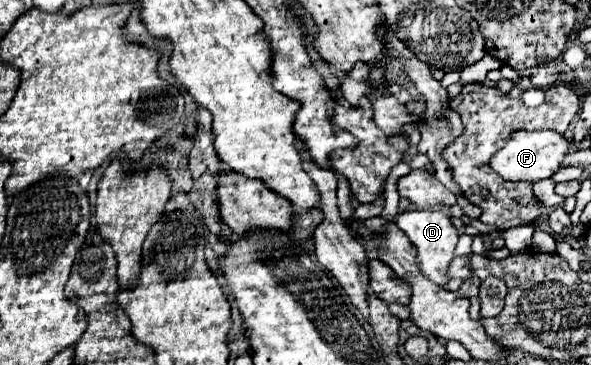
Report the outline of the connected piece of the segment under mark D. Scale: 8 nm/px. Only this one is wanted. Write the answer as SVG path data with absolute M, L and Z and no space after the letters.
M407 211L397 215L397 227L411 239L411 243L417 247L417 261L425 277L429 277L437 285L447 285L447 269L455 257L455 247L459 239L459 231L455 229L449 215L443 211Z

